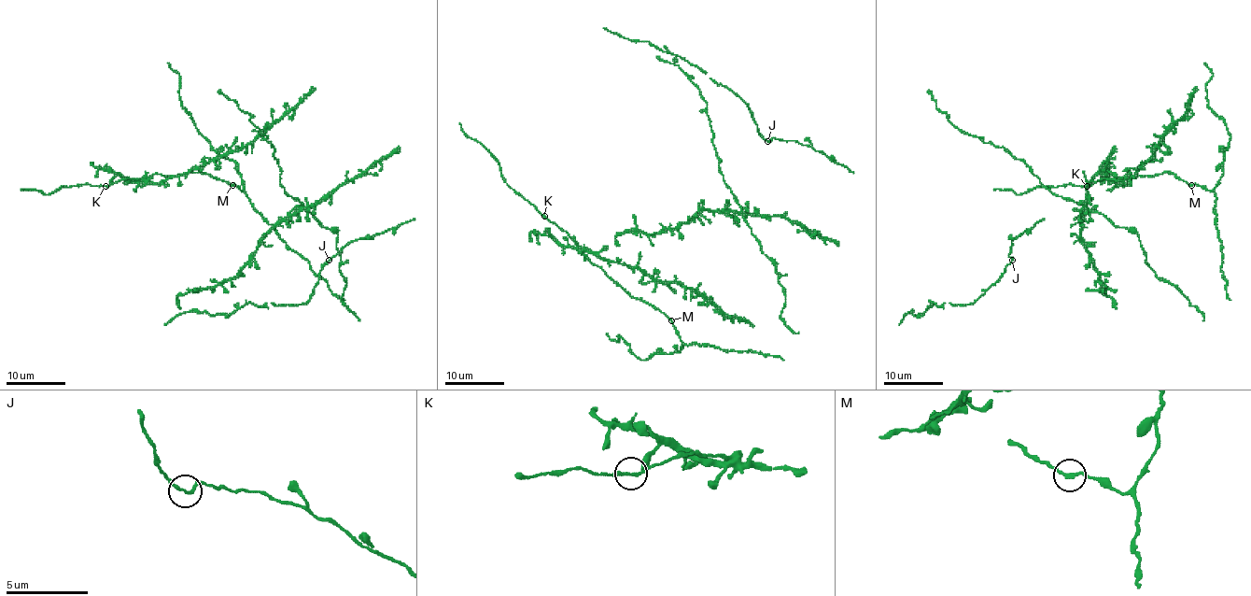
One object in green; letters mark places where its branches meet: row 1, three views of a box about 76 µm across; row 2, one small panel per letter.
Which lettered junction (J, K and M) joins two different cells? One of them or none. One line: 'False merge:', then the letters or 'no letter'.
False merge: no letter

